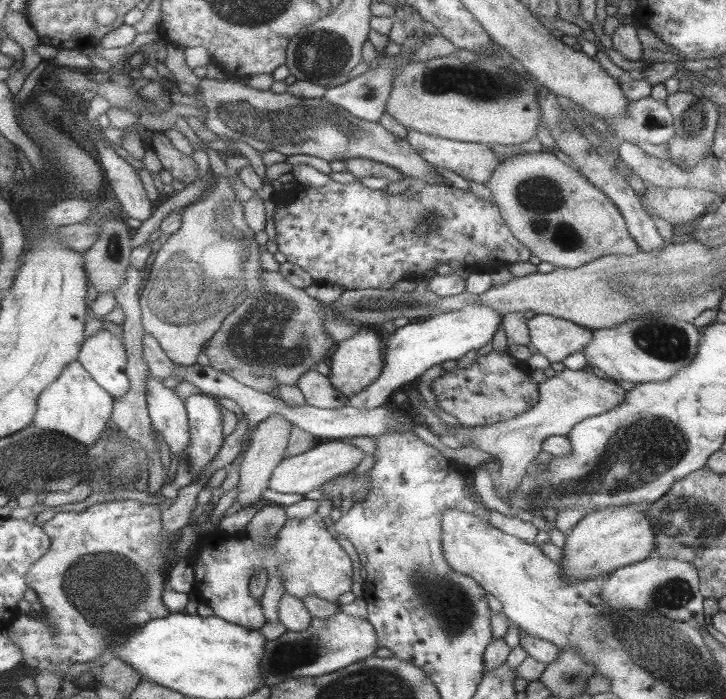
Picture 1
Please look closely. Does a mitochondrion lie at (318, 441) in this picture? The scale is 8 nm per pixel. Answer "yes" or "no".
no

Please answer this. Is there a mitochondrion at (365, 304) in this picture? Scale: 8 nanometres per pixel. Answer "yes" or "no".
yes

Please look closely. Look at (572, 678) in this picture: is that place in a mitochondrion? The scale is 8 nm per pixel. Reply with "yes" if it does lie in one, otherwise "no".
yes

